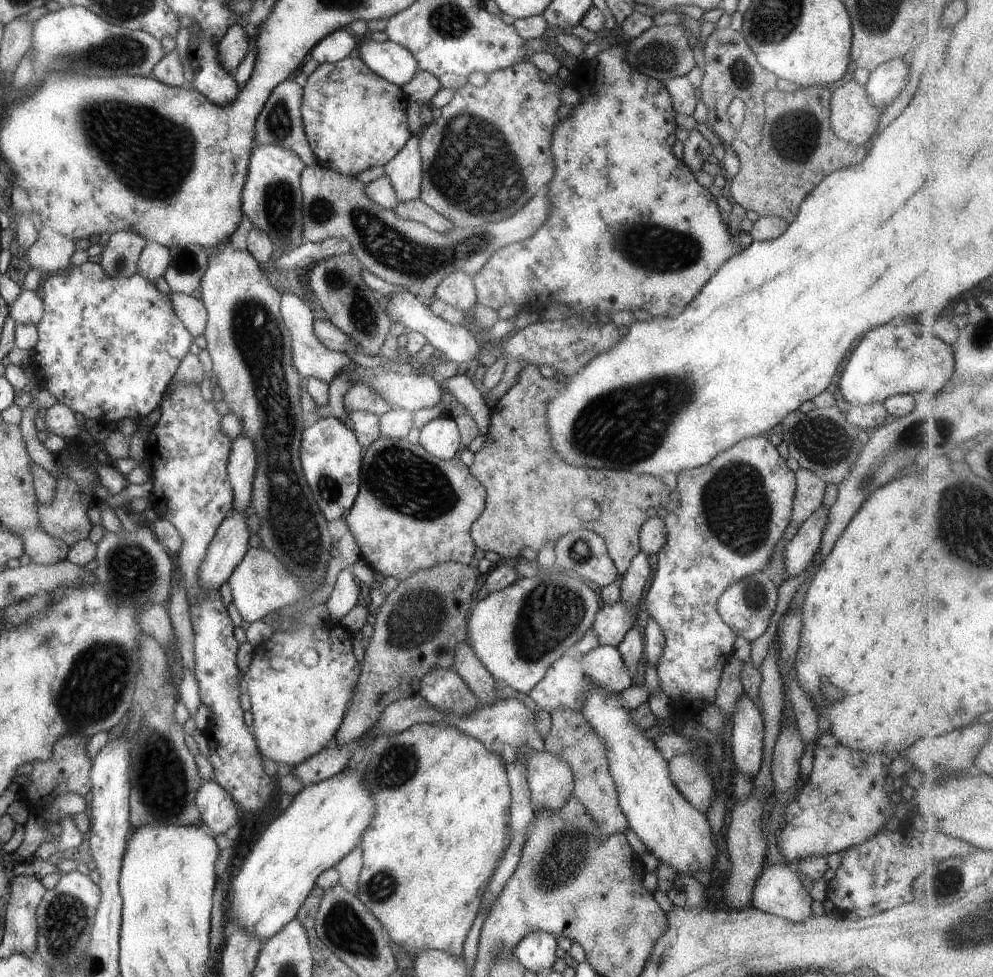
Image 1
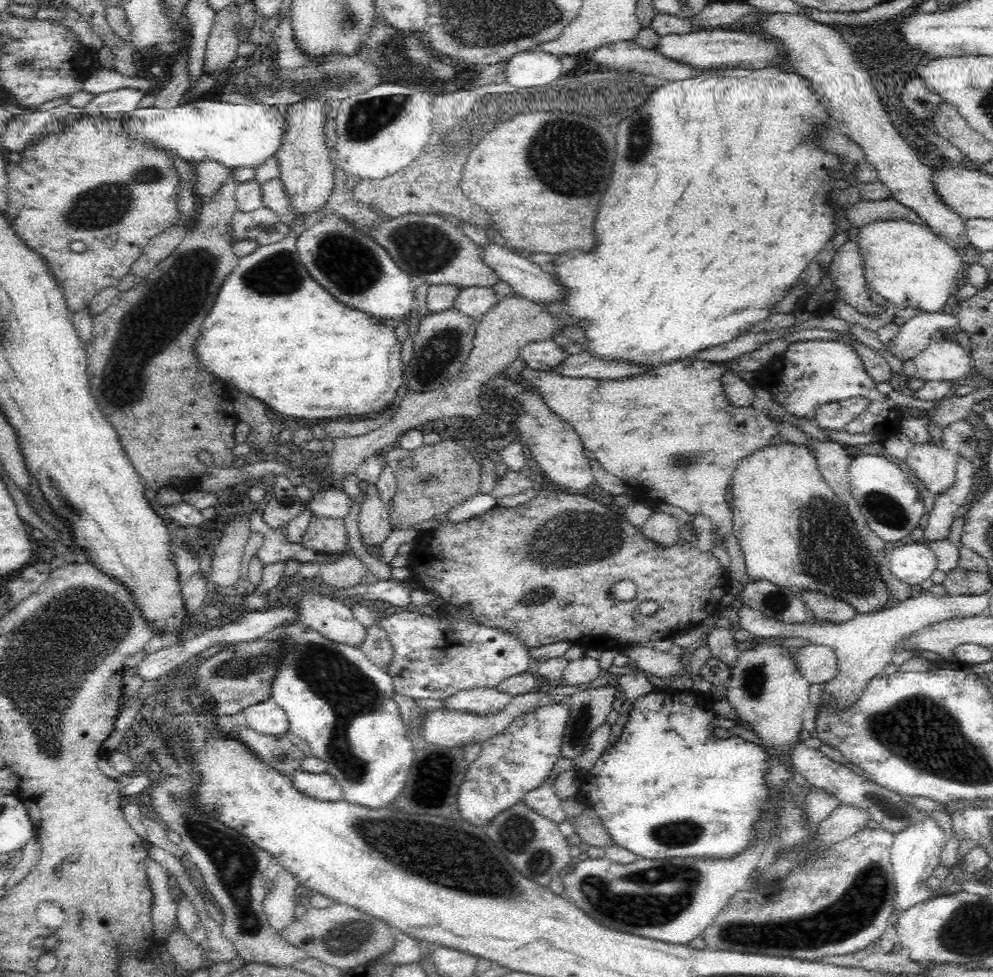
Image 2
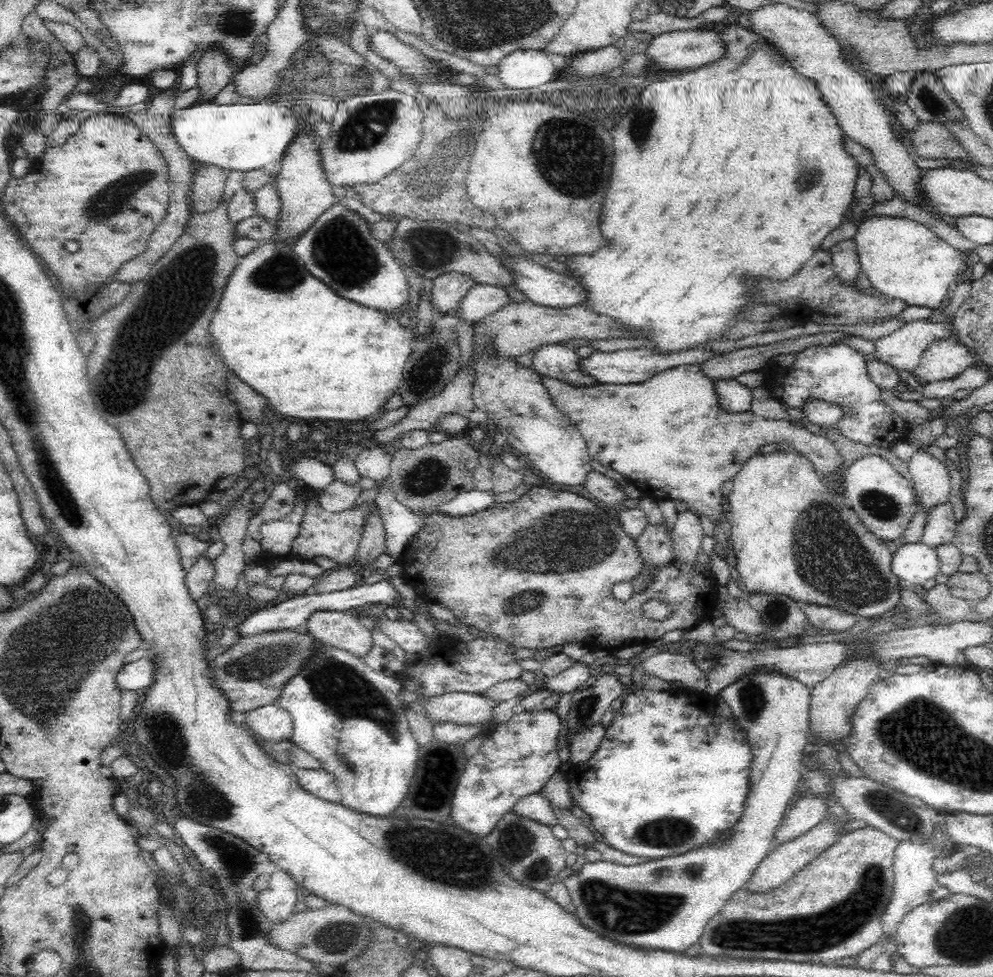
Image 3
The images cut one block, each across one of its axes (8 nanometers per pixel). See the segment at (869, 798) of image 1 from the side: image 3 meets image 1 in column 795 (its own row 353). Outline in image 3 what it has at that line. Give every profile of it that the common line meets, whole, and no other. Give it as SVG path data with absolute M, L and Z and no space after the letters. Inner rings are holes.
M844 343L802 347L794 353L790 366L773 362L765 367L764 372L771 395L787 408L802 410L810 400L840 405L844 409L844 416L837 428L840 434L850 440L889 450L907 434L905 422L882 400L881 388L870 378L865 357Z

